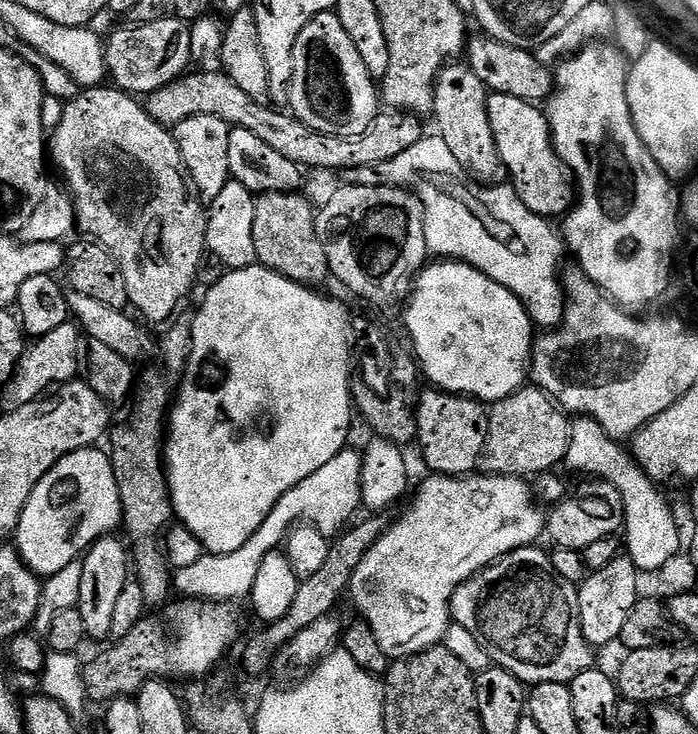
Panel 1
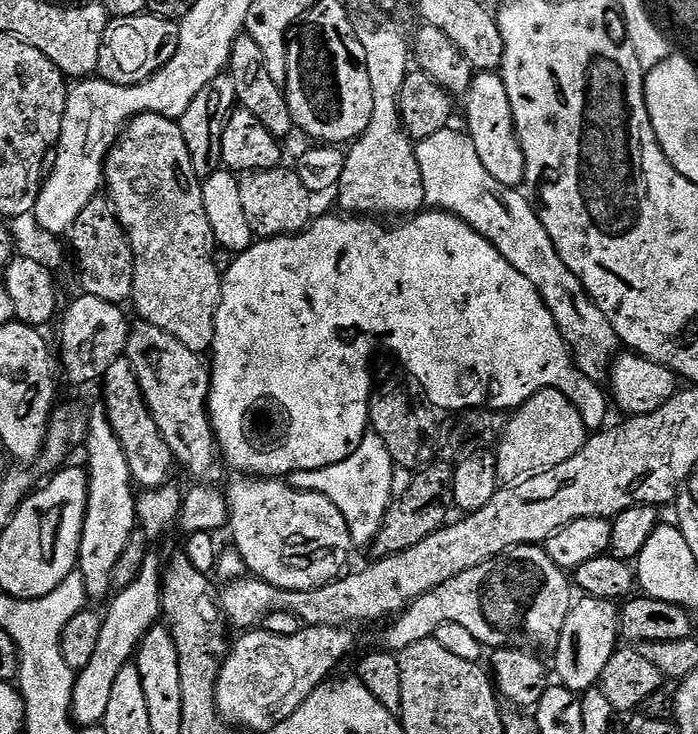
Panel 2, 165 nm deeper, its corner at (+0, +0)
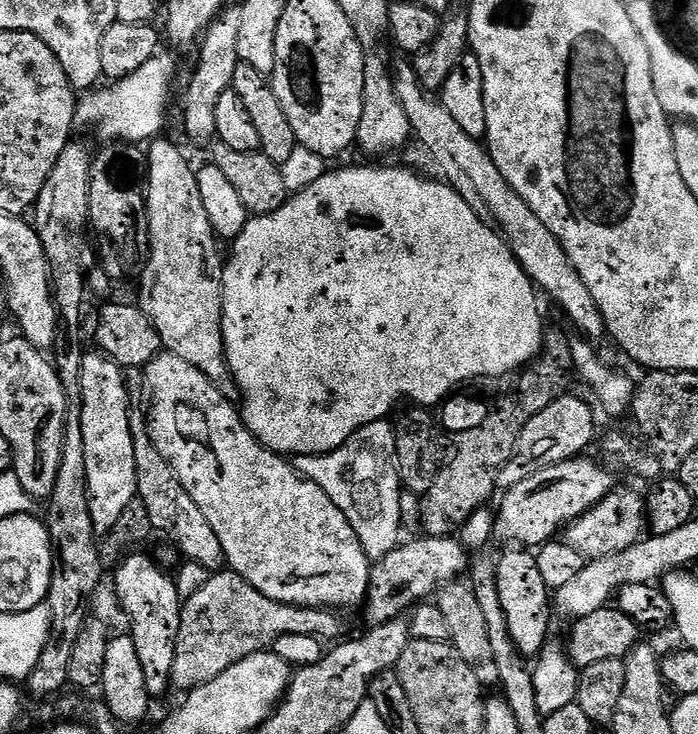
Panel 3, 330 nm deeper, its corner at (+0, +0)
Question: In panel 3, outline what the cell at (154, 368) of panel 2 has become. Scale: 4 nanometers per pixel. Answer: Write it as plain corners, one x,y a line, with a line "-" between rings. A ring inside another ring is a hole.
162,350
144,367
142,376
148,387
146,435
206,516
221,543
227,567
250,582
254,590
278,602
333,610
363,605
370,561
346,514
327,494
313,480
301,476
280,453
265,448
245,426
237,405
235,408
229,397
190,362

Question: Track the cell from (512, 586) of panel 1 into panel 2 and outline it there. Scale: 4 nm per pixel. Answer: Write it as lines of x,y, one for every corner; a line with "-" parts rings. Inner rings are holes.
523,544
419,596
387,625
389,628
384,632
383,647
398,654
414,642
433,639
438,626
453,624
462,626
488,650
540,650
536,648
544,648
547,644
549,647
560,637
562,616
552,612
556,608
552,595
567,588
570,588
570,580
565,569
554,566
543,547

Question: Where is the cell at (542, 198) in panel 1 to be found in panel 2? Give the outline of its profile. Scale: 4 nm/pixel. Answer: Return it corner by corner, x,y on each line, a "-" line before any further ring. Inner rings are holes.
476,72
466,93
468,101
464,104
464,116
468,119
466,135
472,140
478,152
478,162
486,168
486,174
496,180
505,190
512,190
521,183
516,177
516,159
521,156
520,145
512,127
512,111
506,98
504,84
496,72

